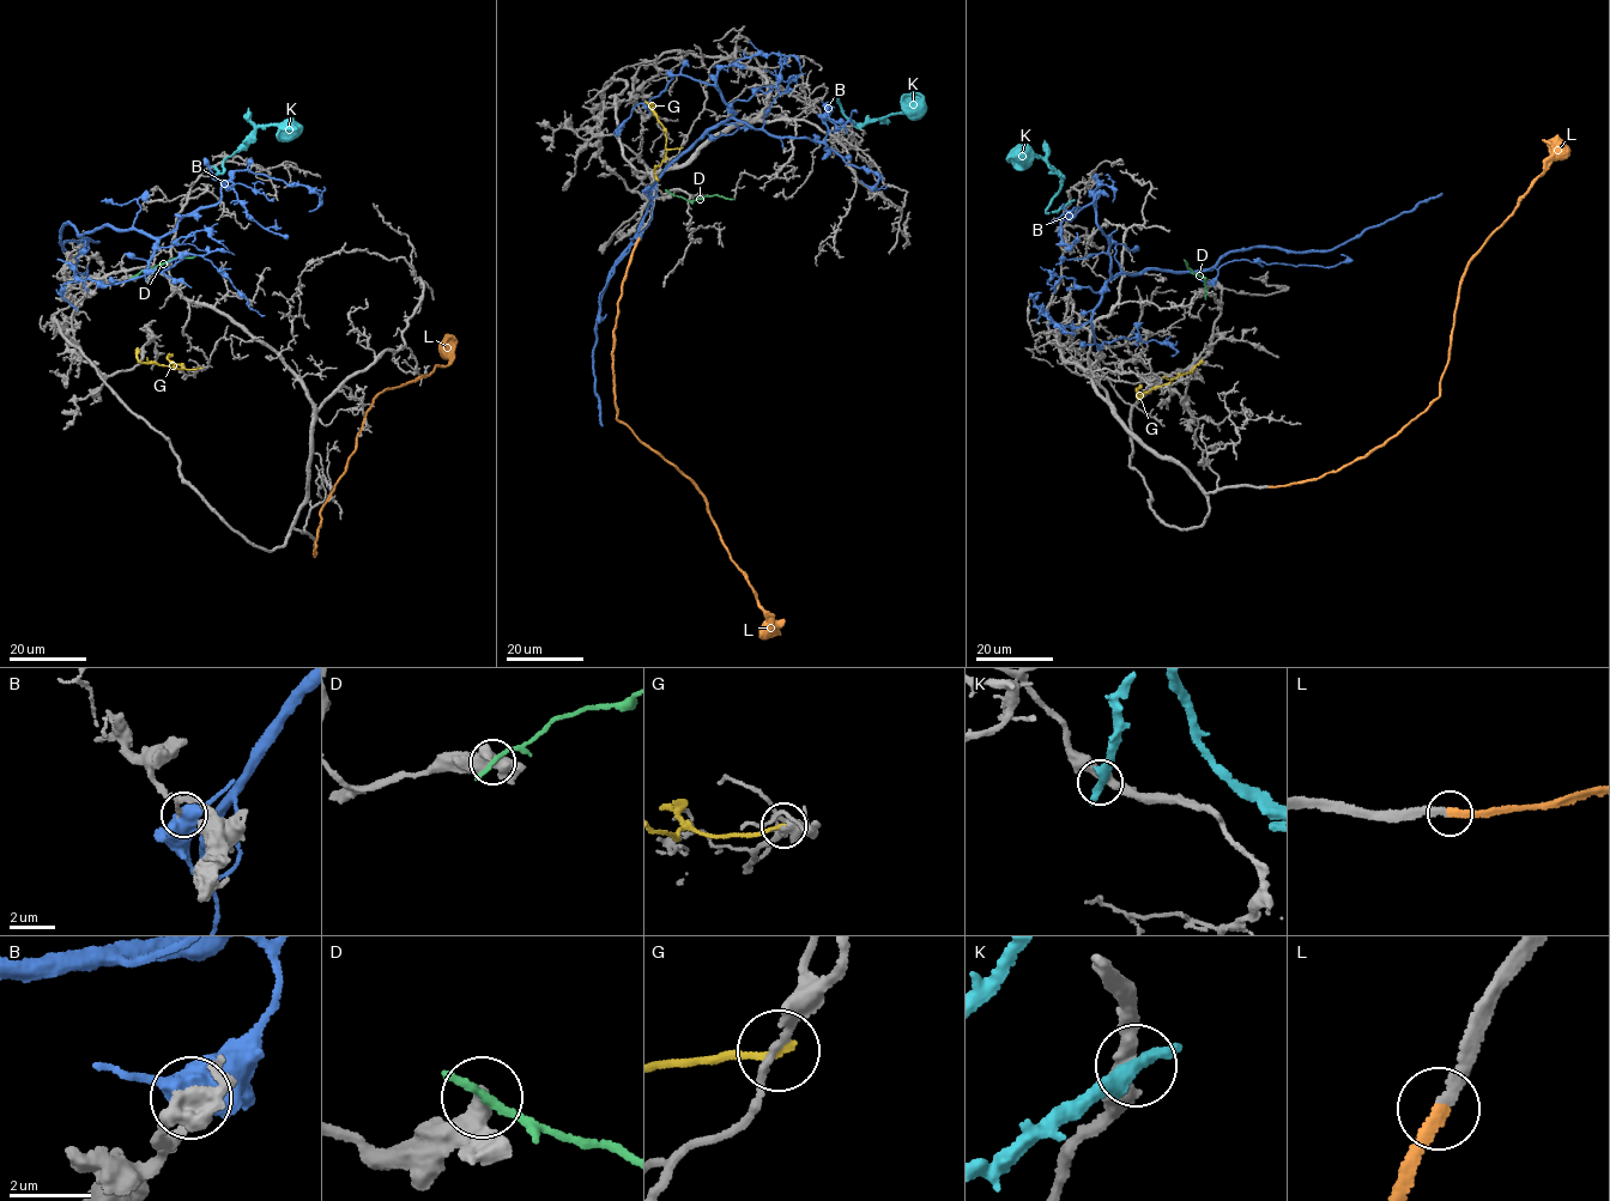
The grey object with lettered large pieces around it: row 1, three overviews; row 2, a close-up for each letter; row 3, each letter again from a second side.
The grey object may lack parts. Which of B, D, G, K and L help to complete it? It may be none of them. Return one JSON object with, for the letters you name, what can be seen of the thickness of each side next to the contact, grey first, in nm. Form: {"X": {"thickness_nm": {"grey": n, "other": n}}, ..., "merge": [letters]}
{"L": {"thickness_nm": {"grey": 240, "other": 240}}, "merge": ["L"]}

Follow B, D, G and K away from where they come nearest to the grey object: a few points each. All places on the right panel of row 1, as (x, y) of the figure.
B: (1210, 284), (1218, 273), (1214, 267), (1109, 277), (1109, 244), (1094, 207), (1099, 182), (1113, 189), (1113, 202)
D: (1205, 295), (1205, 279), (1187, 266), (1184, 259)
G: (1163, 376), (1170, 381), (1154, 387), (1139, 399), (1136, 389), (1142, 384)
K: (1070, 201), (1046, 211), (1058, 193), (1060, 177), (1057, 171), (1028, 151), (1017, 158), (1011, 155), (1008, 158)

